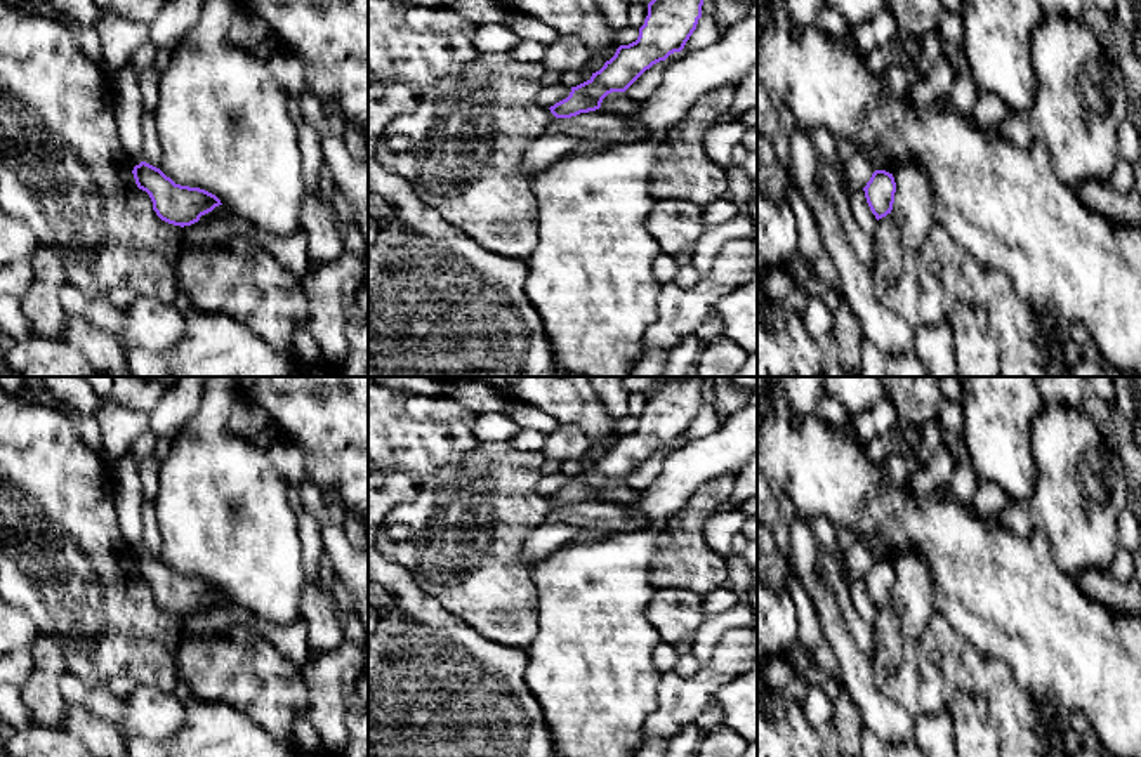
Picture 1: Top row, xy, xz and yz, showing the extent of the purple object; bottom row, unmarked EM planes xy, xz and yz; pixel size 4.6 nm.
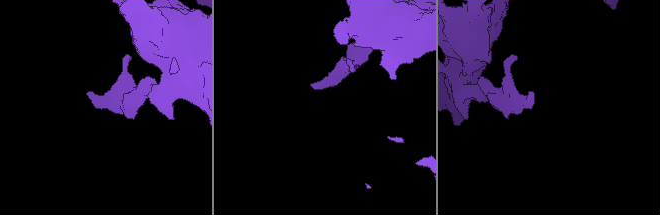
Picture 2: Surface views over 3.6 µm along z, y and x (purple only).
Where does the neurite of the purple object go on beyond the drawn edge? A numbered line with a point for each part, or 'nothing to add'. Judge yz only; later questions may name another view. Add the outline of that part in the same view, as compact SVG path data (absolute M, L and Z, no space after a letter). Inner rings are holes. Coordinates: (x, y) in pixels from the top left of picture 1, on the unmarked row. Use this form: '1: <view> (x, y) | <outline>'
nothing to add

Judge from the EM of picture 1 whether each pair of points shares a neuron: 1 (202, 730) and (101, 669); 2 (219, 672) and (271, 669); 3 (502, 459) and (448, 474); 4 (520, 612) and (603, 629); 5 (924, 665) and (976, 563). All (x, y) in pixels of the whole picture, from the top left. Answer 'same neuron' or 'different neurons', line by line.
1: different neurons
2: same neuron
3: same neuron
4: different neurons
5: different neurons

